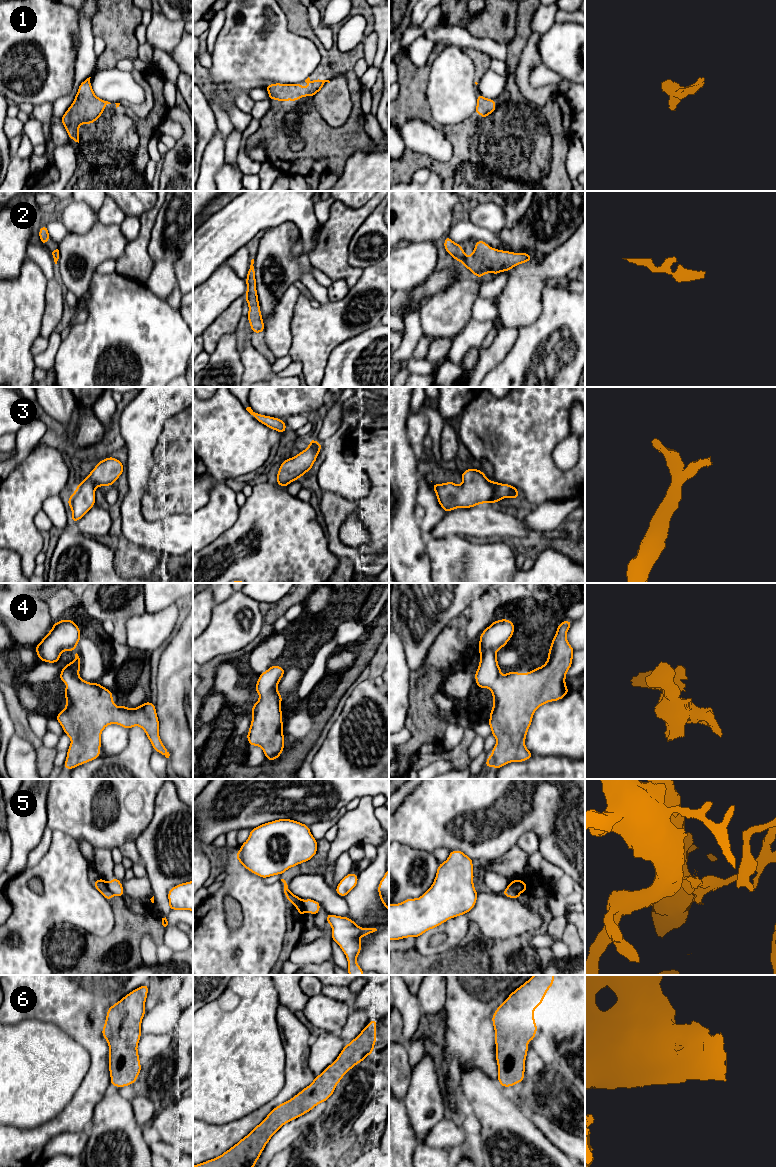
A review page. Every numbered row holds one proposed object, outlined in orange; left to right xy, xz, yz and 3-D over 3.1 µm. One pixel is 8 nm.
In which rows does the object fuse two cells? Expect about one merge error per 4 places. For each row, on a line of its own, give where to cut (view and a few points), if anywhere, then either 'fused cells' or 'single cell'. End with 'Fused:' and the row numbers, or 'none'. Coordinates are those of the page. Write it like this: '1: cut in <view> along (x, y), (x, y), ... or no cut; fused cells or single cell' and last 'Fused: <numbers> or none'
1: no cut; single cell
2: no cut; single cell
3: no cut; single cell
4: no cut; single cell
5: cut in xz along (301, 899), (304, 912); fused cells
6: no cut; single cell
Fused: 5

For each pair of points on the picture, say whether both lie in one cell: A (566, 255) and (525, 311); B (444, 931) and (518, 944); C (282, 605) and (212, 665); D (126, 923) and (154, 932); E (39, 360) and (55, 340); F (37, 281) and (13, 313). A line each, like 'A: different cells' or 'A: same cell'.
A: same cell
B: different cells
C: same cell
D: same cell
E: same cell
F: same cell

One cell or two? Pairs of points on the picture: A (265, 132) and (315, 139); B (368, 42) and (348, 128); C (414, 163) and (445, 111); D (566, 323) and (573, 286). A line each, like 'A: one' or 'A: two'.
A: one
B: two
C: two
D: two

